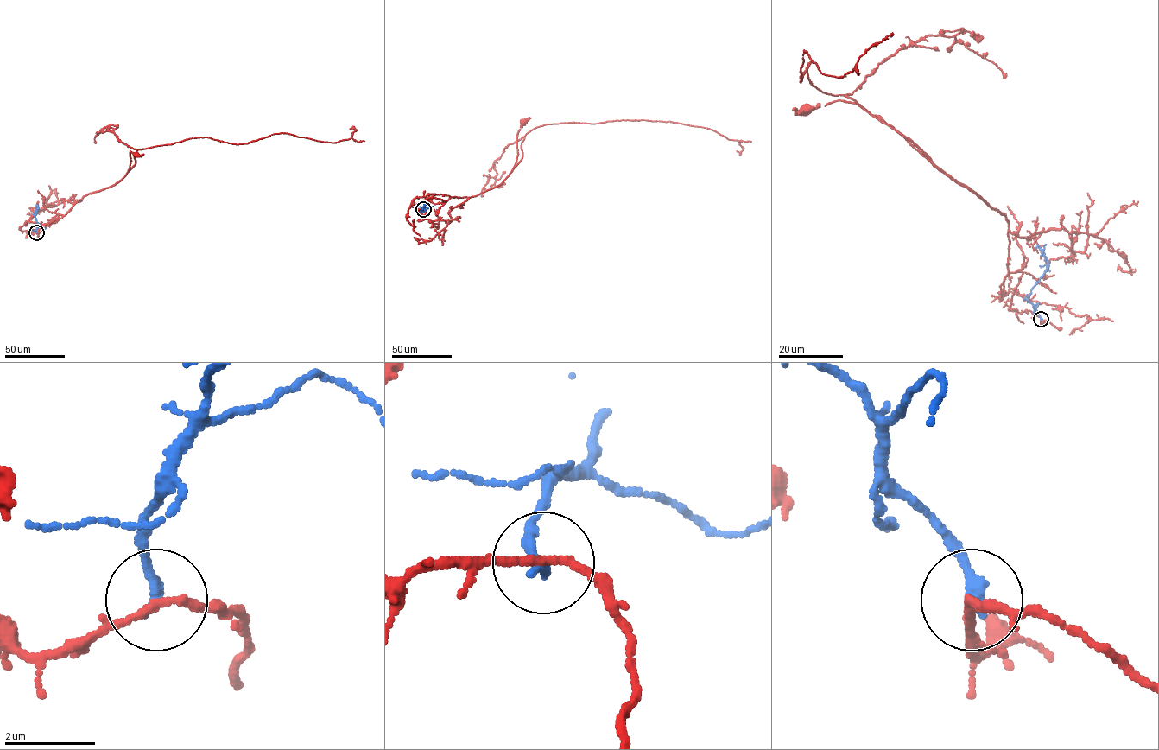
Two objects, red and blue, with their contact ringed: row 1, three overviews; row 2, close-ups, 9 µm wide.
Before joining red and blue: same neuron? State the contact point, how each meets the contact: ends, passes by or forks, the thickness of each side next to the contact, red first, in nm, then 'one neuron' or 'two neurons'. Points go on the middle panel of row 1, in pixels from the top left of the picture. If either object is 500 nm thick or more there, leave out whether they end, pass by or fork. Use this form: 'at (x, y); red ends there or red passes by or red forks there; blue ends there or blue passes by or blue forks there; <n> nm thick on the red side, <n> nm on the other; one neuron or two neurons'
at (423, 209); red passes by; blue ends there; 170 nm thick on the red side, 260 nm on the other; two neurons

